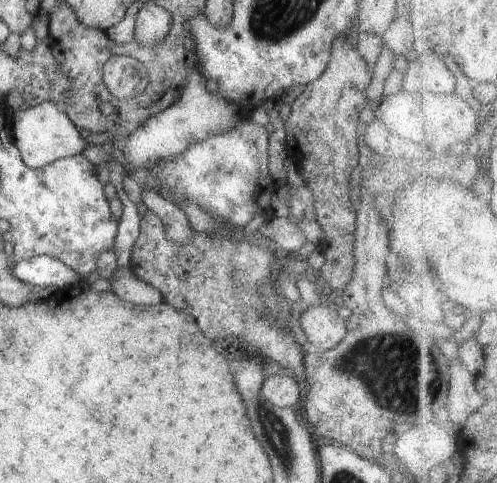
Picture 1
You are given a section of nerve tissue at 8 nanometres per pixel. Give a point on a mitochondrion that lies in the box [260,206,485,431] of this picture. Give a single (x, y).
(425, 377)

